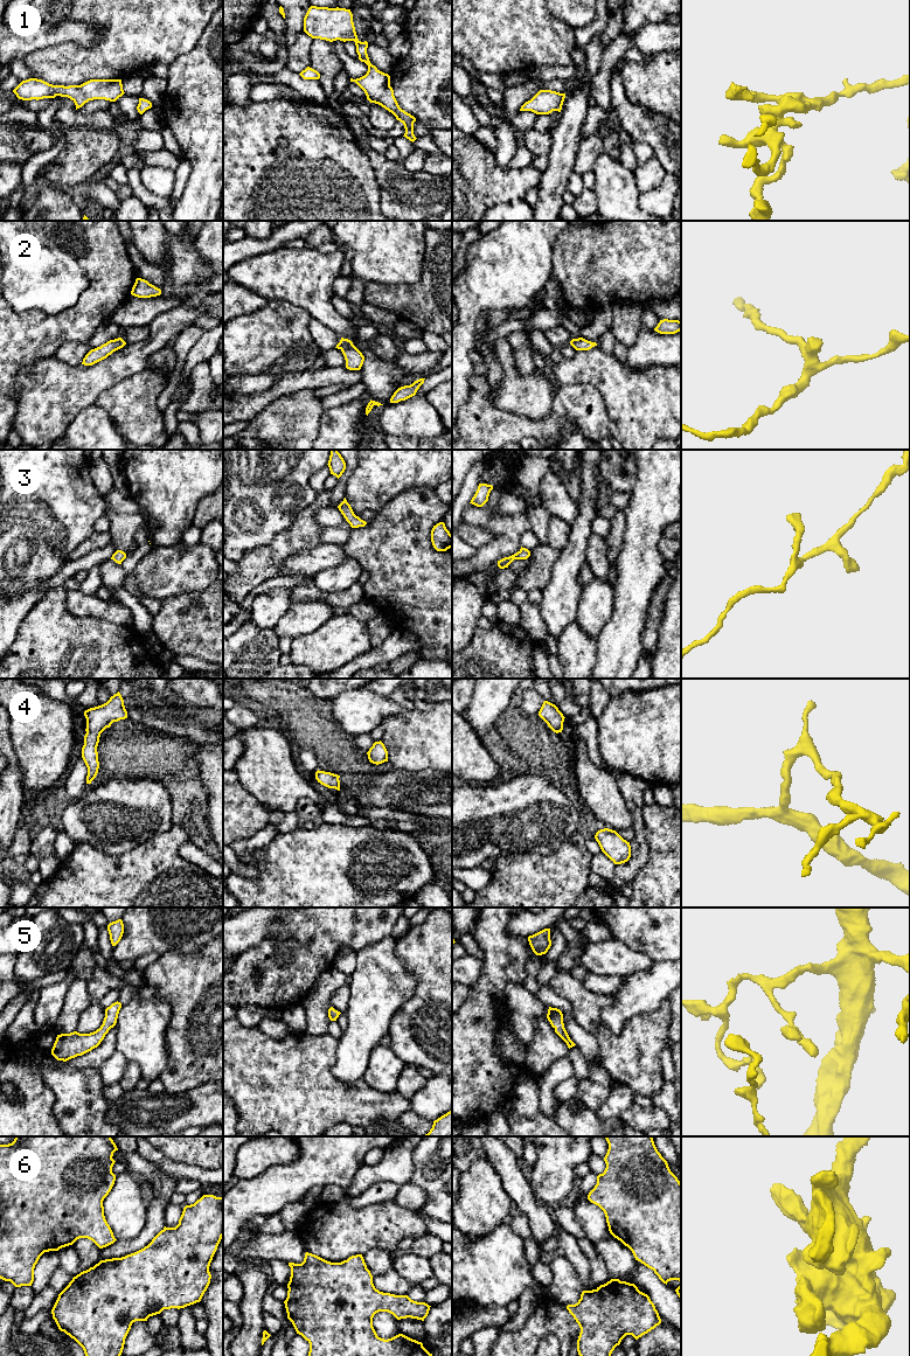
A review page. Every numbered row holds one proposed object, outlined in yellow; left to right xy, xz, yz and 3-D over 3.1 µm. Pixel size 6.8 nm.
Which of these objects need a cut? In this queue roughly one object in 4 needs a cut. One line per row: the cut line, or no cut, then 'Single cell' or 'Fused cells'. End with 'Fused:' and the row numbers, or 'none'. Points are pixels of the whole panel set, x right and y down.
1: No split. Single cell
2: No split. Single cell
3: No split. Single cell
4: No split. Single cell
5: No split. Single cell
6: No split. Single cell
Fused: none

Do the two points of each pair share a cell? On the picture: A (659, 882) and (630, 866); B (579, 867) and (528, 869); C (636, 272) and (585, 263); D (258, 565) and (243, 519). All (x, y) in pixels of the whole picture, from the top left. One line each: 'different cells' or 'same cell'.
A: different cells
B: same cell
C: same cell
D: different cells

